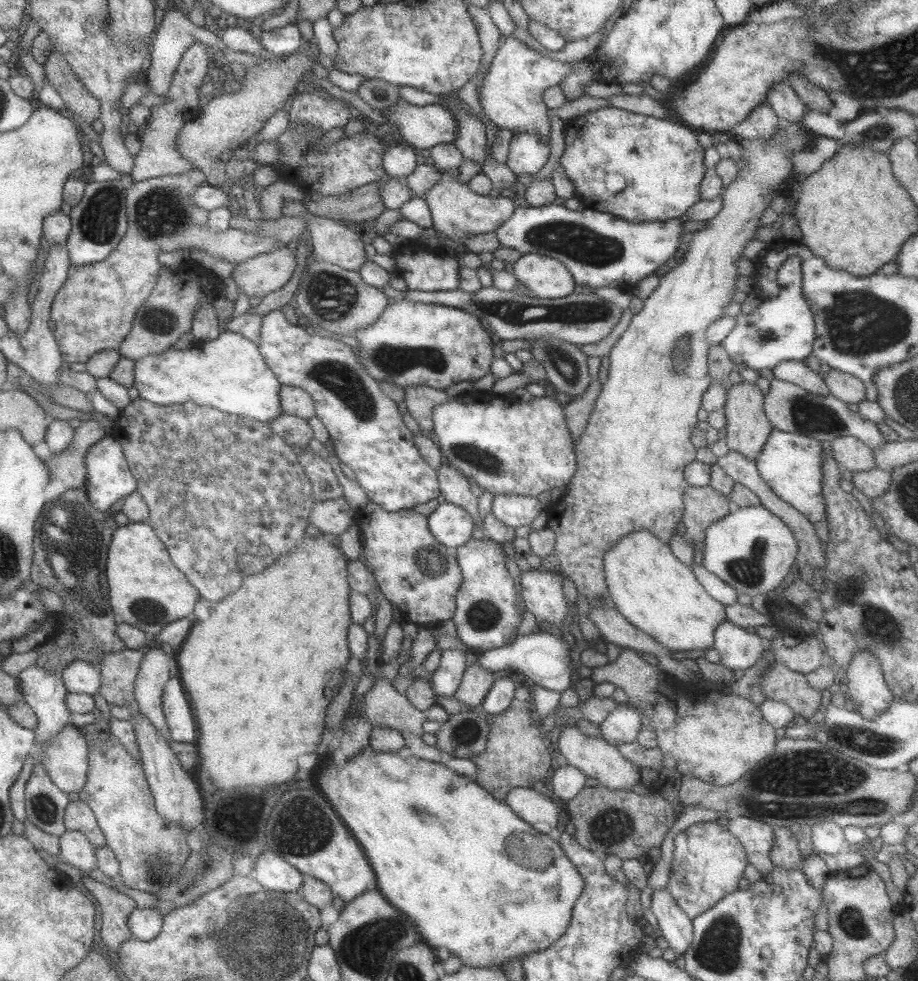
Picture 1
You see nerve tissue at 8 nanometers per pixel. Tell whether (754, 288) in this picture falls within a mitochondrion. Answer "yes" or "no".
no

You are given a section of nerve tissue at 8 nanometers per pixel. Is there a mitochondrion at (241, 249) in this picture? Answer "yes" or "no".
no

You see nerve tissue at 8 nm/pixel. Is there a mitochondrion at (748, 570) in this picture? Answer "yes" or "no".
yes

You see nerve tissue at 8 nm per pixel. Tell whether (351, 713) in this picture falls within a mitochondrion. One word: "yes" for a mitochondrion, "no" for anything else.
no

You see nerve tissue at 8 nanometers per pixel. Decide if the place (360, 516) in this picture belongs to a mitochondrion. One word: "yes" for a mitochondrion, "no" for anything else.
no

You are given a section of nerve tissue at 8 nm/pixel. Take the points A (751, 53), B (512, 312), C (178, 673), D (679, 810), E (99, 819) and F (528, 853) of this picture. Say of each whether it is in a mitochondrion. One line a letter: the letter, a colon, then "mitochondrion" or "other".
A: other
B: mitochondrion
C: other
D: other
E: other
F: mitochondrion

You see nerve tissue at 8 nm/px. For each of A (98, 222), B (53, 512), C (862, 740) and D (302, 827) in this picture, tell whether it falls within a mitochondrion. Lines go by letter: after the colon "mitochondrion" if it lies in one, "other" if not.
A: mitochondrion
B: mitochondrion
C: mitochondrion
D: mitochondrion

